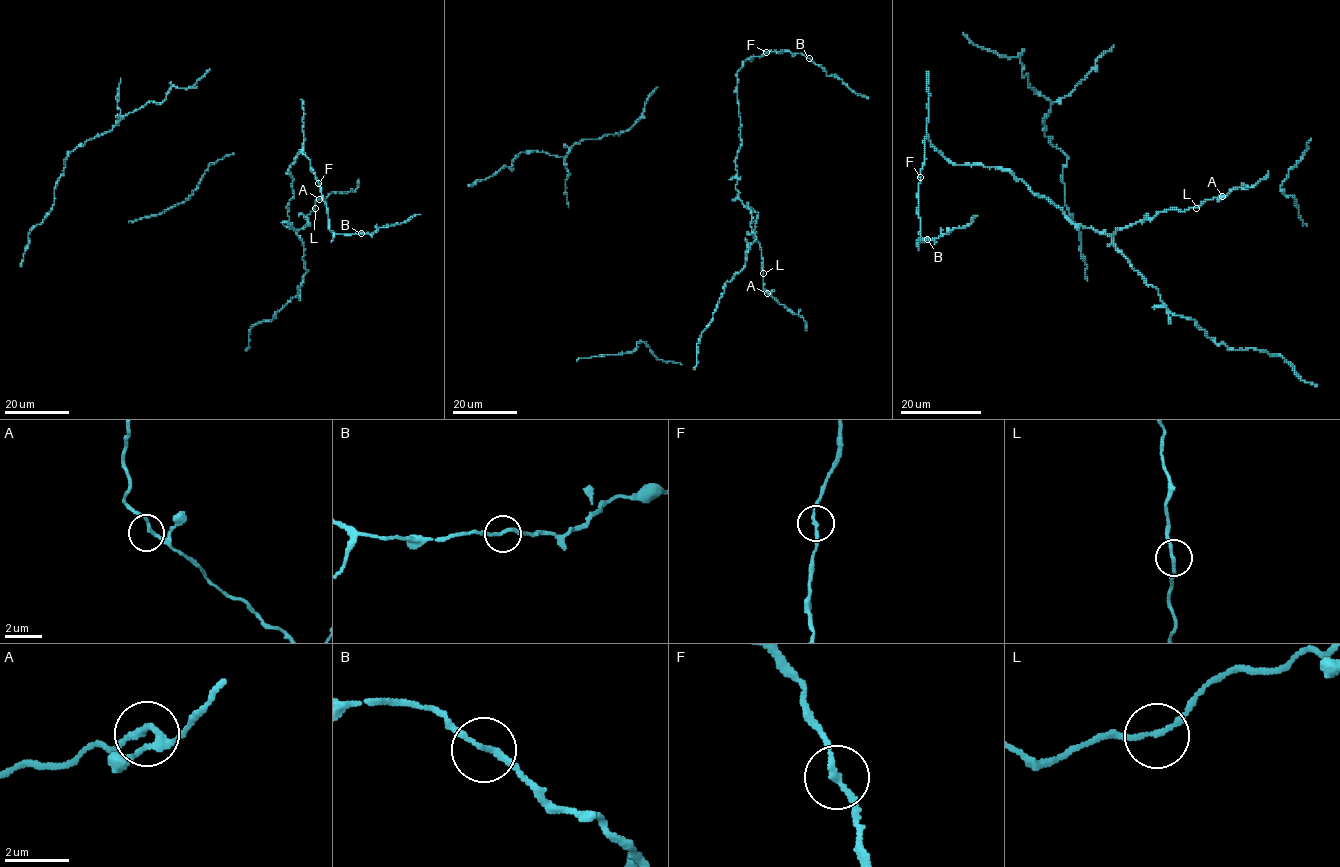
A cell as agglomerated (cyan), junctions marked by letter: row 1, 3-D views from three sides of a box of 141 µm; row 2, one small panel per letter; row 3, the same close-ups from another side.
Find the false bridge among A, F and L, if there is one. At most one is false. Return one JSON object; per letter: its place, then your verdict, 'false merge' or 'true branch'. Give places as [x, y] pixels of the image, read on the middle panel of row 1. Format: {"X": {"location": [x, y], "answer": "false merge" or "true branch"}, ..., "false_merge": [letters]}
{"A": {"location": [767, 293], "answer": "true branch"}, "F": {"location": [766, 52], "answer": "true branch"}, "L": {"location": [763, 273], "answer": "true branch"}, "false_merge": []}

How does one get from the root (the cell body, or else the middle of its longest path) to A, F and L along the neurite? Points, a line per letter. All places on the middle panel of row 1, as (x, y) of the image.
A: (737, 75), (742, 144), (735, 160), (736, 190), (739, 199), (758, 214), (754, 238), (762, 250), (767, 293)
F: (737, 75), (747, 59), (767, 53)
L: (737, 75), (742, 144), (735, 160), (736, 190), (739, 199), (758, 214), (754, 238), (762, 250), (763, 273)

